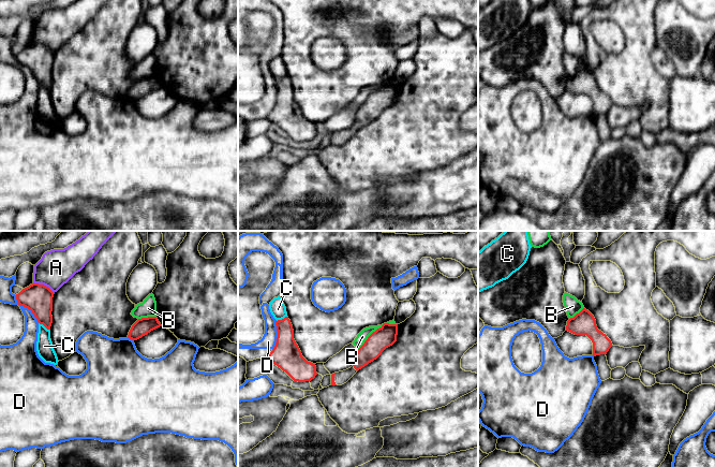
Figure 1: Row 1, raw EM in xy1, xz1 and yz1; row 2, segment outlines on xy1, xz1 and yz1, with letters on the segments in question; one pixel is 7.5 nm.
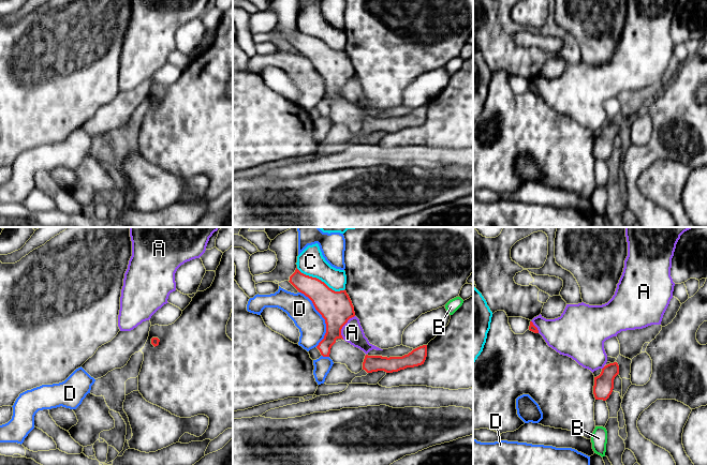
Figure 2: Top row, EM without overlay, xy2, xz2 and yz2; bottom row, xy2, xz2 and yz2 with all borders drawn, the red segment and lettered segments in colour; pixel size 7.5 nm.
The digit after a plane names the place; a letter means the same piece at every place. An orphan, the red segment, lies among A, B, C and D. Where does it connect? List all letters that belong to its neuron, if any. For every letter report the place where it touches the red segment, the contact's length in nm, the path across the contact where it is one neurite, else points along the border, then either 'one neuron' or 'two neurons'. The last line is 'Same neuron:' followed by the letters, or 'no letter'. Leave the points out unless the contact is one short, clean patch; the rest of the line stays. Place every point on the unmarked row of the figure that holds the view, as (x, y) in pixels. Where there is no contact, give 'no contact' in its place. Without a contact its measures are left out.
A: meets red in xz2 at (342, 86); contact 200 nm long; two neurons
B: meets red in xz1 at (369, 96); contact 260 nm long; two neurons
C: meets red in xz2 at (320, 40); contact 400 nm long; two neurons
D: meets red in xz2 at (323, 77); contact 440 nm long; two neurons
Same neuron: no letter

